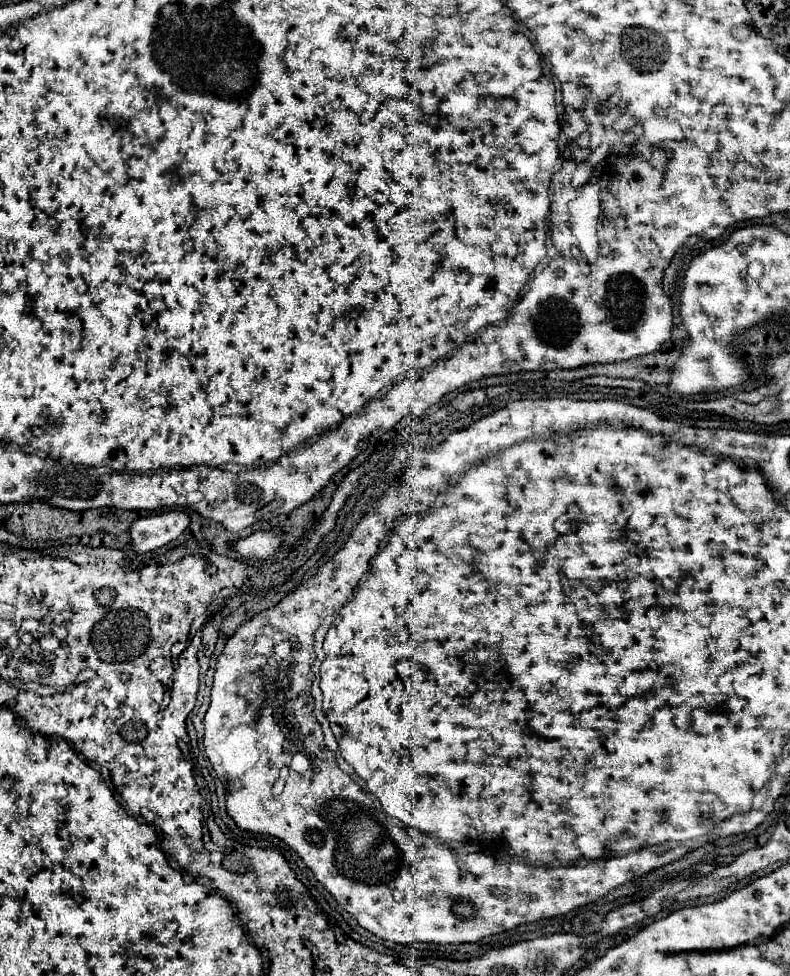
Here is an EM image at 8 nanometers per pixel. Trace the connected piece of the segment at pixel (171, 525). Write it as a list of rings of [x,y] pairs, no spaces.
[[[167,511],[153,517],[141,517],[133,521],[131,545],[135,553],[147,553],[163,547],[165,543],[177,539],[187,527],[191,519],[183,511]]]

